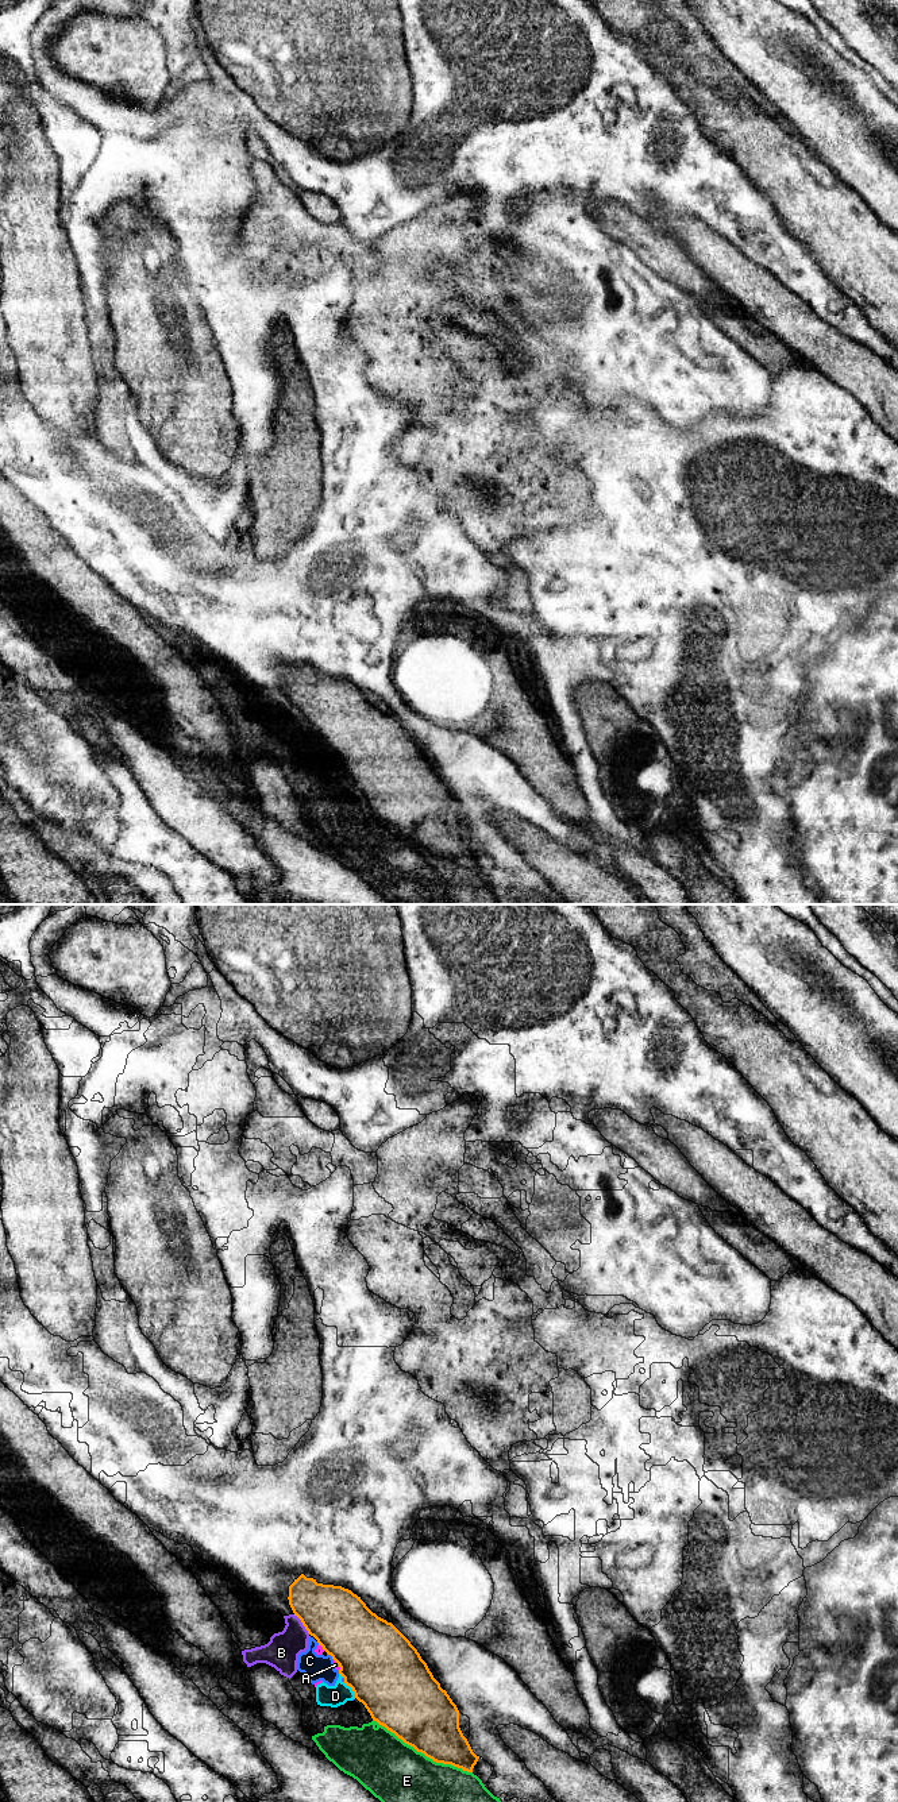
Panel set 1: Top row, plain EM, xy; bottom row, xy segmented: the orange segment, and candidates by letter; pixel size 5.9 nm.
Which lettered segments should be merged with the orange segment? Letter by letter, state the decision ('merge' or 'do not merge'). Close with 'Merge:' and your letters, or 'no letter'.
A: do not merge
B: do not merge
C: do not merge
D: do not merge
E: do not merge
Merge: no letter

